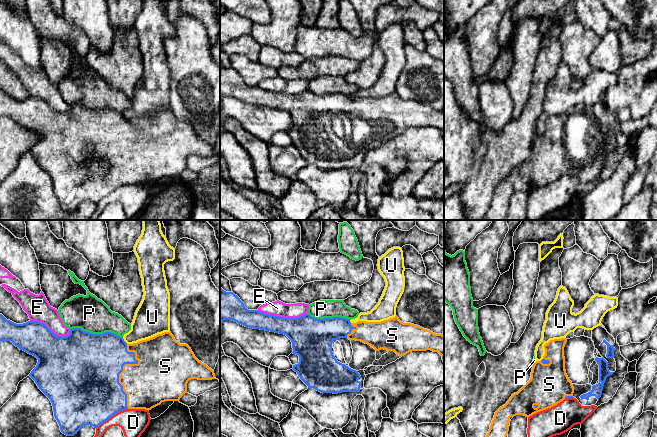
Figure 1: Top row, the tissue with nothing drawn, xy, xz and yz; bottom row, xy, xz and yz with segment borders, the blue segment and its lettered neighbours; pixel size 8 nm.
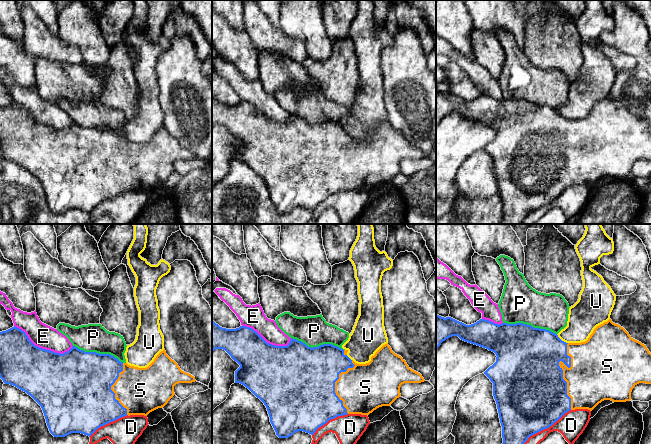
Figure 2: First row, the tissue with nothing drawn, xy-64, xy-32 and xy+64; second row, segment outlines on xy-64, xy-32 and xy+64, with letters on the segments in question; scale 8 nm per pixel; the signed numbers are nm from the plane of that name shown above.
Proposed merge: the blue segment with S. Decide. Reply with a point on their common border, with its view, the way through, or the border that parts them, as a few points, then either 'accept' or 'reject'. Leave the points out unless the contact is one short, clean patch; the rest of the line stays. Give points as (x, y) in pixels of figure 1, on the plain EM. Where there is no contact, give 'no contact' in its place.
contact xy (122, 145); accept

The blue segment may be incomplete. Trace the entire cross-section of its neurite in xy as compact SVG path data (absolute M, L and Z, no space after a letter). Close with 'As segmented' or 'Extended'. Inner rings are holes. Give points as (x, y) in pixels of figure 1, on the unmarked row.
M0 90L1 117L11 117L38 135L29 152L50 175L54 193L67 212L74 212L86 201L97 204L126 185L149 187L162 178L179 177L191 155L215 155L214 147L199 137L187 120L176 117L170 107L127 120L114 109L92 110L81 104L70 105L69 111L61 113L41 98L16 100Z. Extended

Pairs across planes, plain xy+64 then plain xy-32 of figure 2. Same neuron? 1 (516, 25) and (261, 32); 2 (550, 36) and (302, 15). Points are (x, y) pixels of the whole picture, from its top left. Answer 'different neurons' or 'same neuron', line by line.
1: same neuron
2: different neurons

